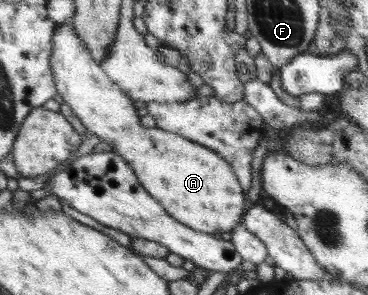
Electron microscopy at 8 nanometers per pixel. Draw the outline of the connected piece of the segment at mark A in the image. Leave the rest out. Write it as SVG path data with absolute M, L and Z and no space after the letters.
M62 23L56 27L55 37L52 38L51 70L54 72L55 86L59 88L63 100L86 127L88 134L96 135L100 142L112 144L113 151L118 151L120 156L127 160L134 168L139 182L154 196L163 207L180 223L195 228L196 231L214 234L216 232L230 232L240 223L244 215L244 191L240 187L238 176L234 168L218 152L202 144L190 141L183 136L164 131L159 127L145 127L140 124L141 111L134 106L134 100L128 96L119 84L116 84L107 72L91 55L87 44L76 34L70 23Z

